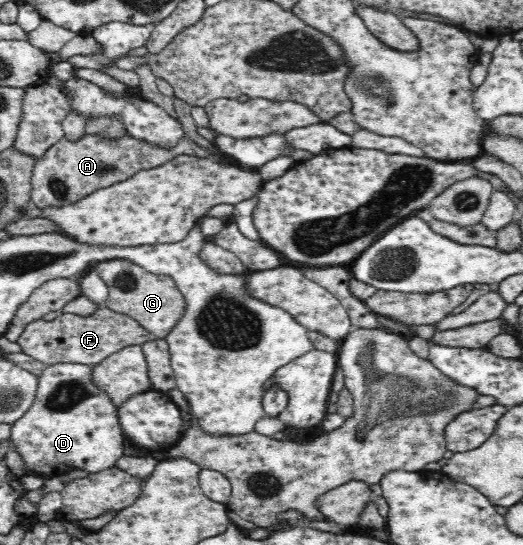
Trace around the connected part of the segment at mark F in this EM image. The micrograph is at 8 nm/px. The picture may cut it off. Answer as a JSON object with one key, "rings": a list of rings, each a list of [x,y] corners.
{"rings":[[[102,306],[93,311],[91,316],[63,313],[51,322],[35,320],[25,326],[17,344],[23,353],[45,365],[61,362],[96,365],[127,346],[142,346],[151,340],[154,340],[154,335],[138,324],[137,320]]]}

